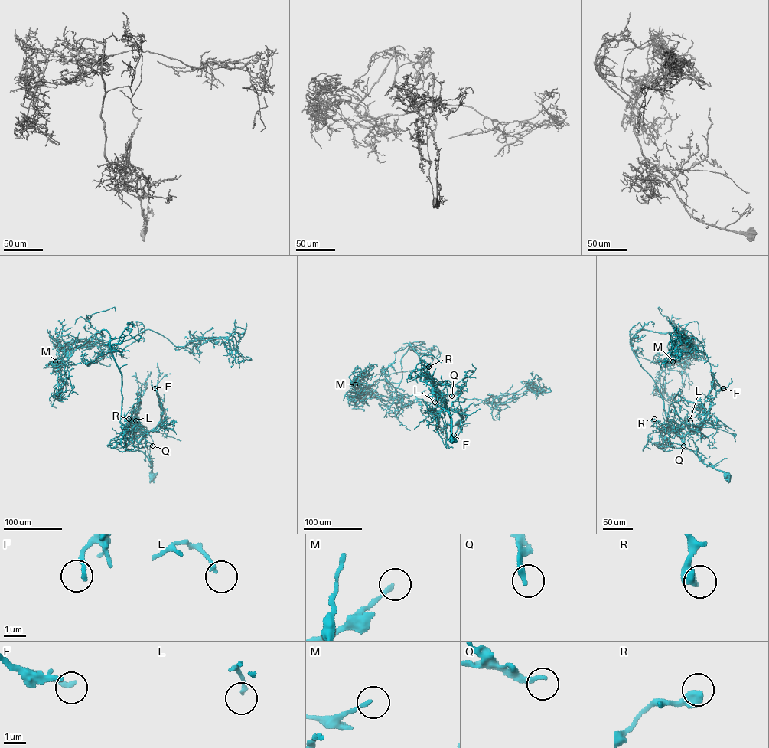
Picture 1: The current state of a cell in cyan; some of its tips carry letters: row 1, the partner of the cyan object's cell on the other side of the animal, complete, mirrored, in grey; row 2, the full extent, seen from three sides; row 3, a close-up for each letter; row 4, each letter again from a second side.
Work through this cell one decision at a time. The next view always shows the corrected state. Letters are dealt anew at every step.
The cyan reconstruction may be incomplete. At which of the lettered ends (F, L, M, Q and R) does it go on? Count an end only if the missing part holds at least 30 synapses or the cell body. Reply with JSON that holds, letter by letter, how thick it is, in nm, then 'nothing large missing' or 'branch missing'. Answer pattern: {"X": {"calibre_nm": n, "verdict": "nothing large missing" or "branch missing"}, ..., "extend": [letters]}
{"F": {"calibre_nm": 200, "verdict": "nothing large missing"}, "L": {"calibre_nm": 170, "verdict": "nothing large missing"}, "M": {"calibre_nm": 180, "verdict": "nothing large missing"}, "Q": {"calibre_nm": 200, "verdict": "nothing large missing"}, "R": {"calibre_nm": 550, "verdict": "nothing large missing"}, "extend": []}

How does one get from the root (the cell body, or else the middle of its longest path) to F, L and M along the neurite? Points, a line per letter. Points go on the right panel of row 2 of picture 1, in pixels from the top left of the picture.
F: (726, 476), (705, 465), (684, 443), (684, 436), (698, 431), (706, 416), (713, 377), (723, 388)
L: (726, 476), (705, 465), (695, 452), (685, 446), (684, 436), (689, 430), (686, 422), (690, 420)
M: (726, 476), (672, 430), (631, 338), (641, 330), (670, 332), (672, 361)

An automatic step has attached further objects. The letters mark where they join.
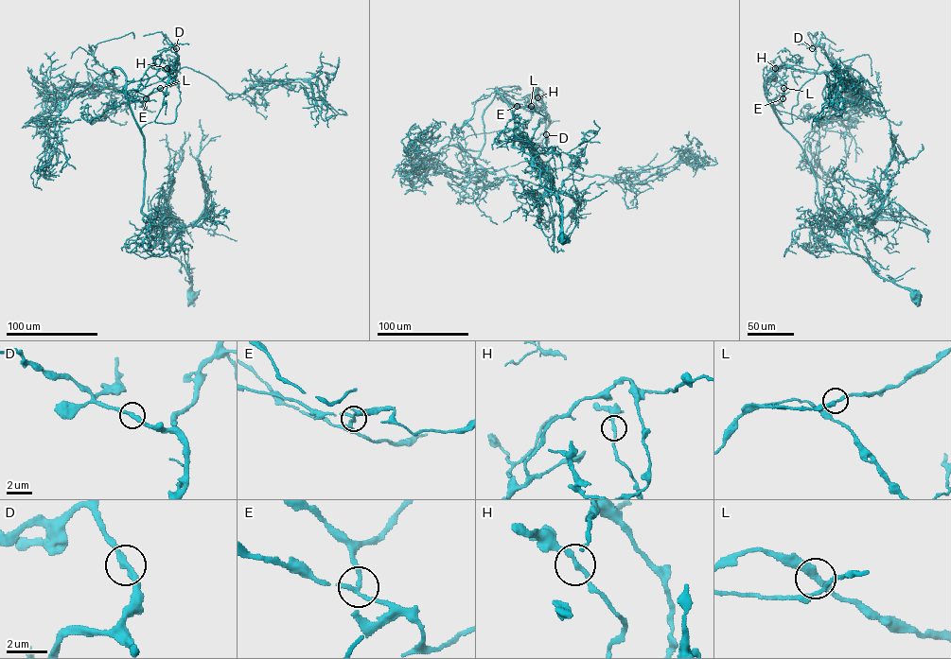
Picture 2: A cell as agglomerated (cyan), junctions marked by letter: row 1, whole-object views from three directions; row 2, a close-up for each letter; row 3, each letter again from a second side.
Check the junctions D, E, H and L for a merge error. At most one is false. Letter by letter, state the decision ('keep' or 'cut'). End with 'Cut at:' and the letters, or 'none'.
D: keep
E: keep
H: keep
L: keep
Cut at: none

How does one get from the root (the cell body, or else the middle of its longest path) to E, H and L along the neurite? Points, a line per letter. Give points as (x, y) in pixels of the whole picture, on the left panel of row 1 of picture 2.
E: (191, 297), (184, 267), (141, 209), (144, 135), (128, 101), (132, 95), (146, 98)
H: (191, 297), (184, 267), (142, 211), (144, 135), (128, 103), (131, 95), (145, 97), (172, 83), (167, 68)
L: (191, 297), (184, 267), (141, 209), (144, 135), (128, 101), (160, 88)

